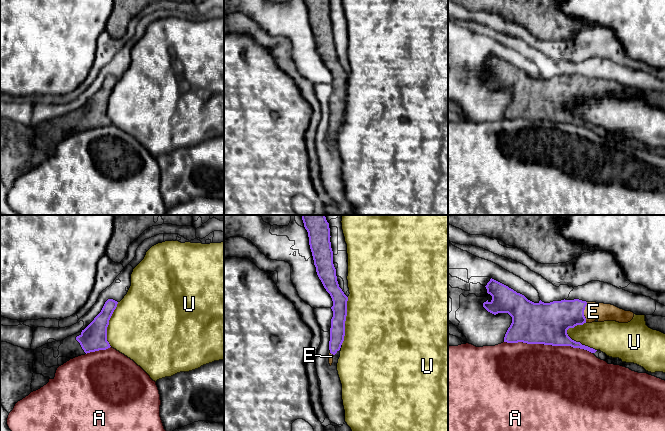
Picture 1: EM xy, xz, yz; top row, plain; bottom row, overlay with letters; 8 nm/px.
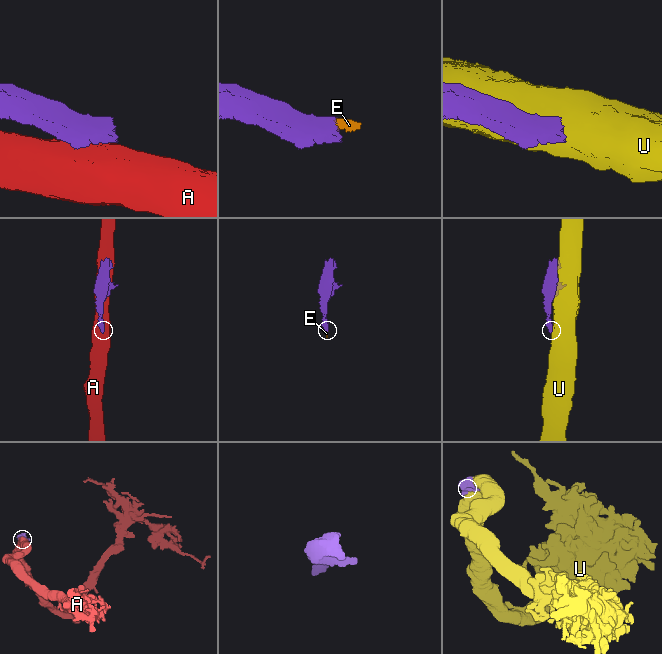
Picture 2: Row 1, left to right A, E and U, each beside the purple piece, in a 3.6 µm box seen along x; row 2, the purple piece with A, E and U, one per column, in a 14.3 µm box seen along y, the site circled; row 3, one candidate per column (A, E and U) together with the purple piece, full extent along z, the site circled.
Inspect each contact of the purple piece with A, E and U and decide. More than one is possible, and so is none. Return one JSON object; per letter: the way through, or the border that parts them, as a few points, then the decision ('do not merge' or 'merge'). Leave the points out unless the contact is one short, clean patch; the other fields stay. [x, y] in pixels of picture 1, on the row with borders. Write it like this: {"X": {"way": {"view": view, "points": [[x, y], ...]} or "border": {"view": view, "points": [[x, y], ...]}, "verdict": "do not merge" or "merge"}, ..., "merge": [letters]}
{"A": {"verdict": "do not merge"}, "E": {"way": {"view": "yz", "points": [[553, 319], [568, 313], [583, 312], [593, 311]]}, "verdict": "merge"}, "U": {"verdict": "do not merge"}, "merge": ["E"]}

